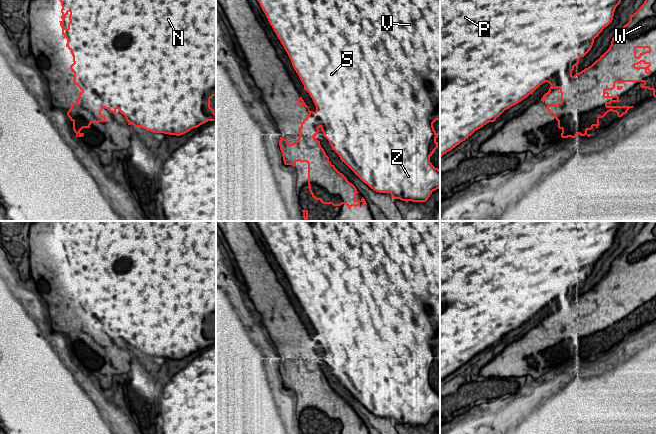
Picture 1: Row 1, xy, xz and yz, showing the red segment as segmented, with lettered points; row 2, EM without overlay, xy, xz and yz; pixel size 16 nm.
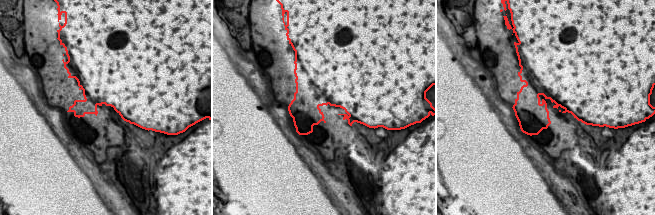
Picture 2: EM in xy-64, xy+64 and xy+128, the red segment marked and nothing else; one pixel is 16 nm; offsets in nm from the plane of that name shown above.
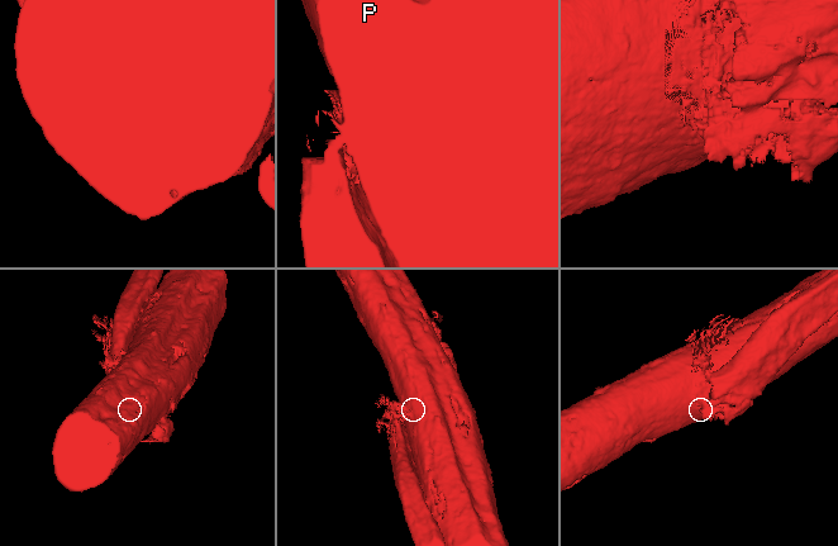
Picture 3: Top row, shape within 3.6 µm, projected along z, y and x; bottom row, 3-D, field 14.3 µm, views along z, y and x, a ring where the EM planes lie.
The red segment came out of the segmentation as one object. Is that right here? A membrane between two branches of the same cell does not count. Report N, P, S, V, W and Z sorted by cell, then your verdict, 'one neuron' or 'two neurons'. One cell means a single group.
N P S V Z / W | two neurons

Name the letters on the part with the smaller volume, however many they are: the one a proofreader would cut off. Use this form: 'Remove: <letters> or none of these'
Remove: W

